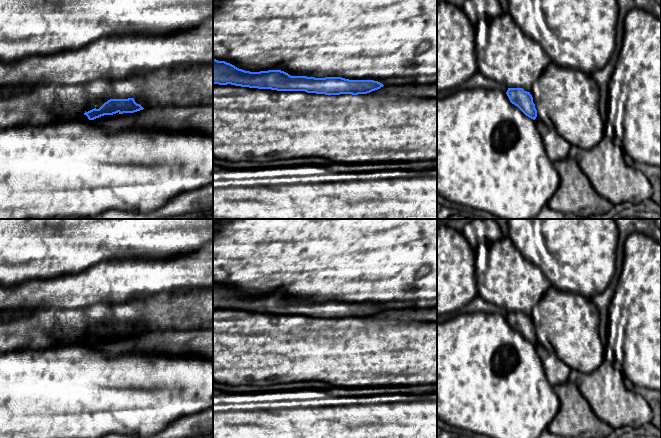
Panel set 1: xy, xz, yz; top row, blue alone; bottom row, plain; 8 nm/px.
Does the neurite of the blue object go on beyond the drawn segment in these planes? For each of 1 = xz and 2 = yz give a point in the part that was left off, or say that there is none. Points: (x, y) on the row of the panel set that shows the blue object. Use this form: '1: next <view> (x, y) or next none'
1: next none
2: next none

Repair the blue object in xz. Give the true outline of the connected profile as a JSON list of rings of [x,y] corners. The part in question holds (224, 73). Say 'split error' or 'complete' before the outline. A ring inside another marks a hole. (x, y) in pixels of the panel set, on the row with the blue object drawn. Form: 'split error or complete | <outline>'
complete | [[[213,58],[213,84],[271,89],[277,91],[305,91],[307,93],[340,95],[367,94],[384,85],[374,80],[349,80],[342,77],[315,78],[291,76],[281,70],[250,72],[225,61]]]

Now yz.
complete | [[[508,88],[506,94],[510,102],[517,106],[526,116],[533,120],[536,119],[537,110],[530,92],[525,91],[523,88]]]

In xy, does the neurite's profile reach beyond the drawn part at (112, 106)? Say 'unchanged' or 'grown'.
unchanged

